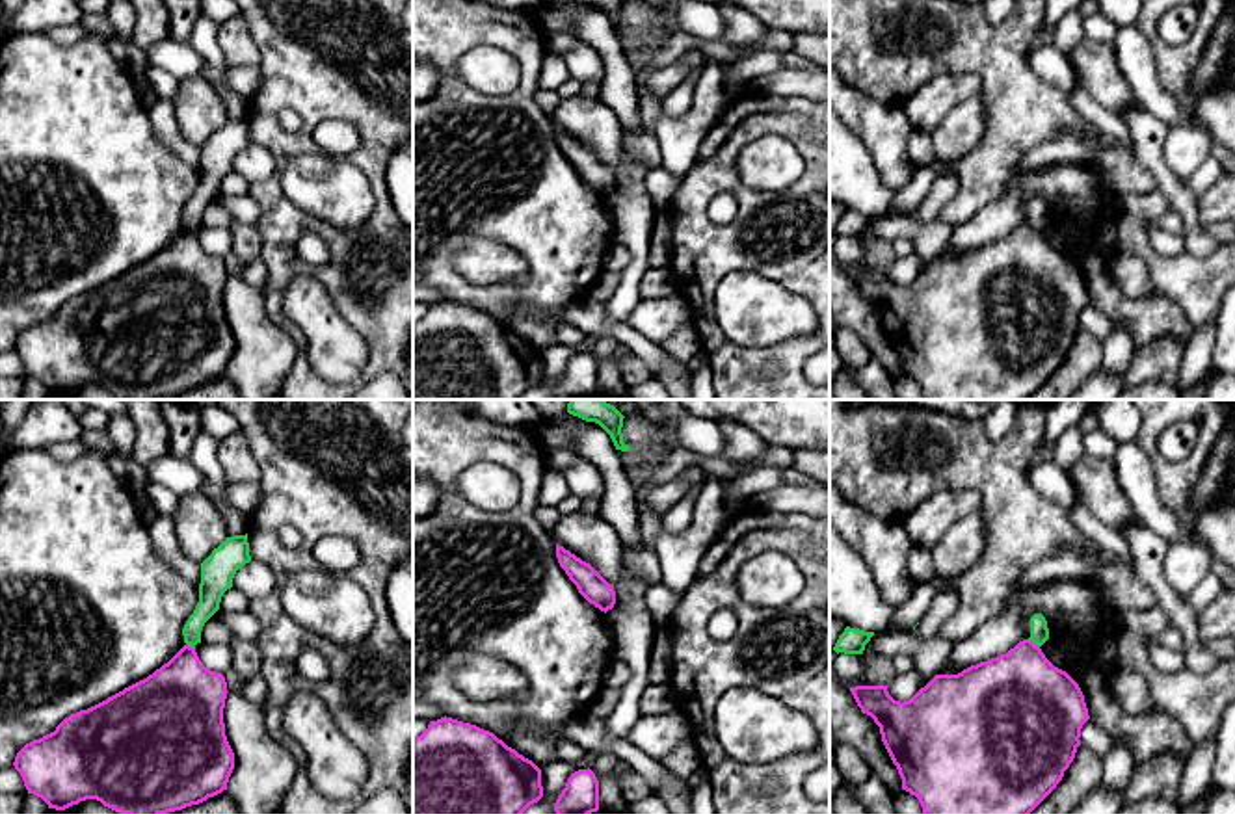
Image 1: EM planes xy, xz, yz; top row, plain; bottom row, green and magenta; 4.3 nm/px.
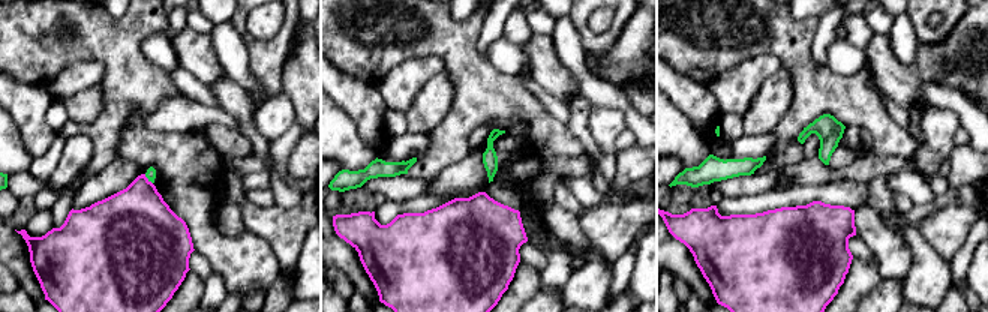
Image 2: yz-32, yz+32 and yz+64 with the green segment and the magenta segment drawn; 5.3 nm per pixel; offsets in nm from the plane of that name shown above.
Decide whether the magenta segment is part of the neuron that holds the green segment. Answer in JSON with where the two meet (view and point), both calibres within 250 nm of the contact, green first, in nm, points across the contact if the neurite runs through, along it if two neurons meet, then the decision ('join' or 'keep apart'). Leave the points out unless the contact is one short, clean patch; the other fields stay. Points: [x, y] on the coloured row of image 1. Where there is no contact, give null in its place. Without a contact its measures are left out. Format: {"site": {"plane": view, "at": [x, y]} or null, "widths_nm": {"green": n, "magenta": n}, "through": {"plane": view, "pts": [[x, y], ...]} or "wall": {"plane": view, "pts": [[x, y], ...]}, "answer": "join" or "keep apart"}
{"site": {"plane": "yz", "at": [1035, 643]}, "widths_nm": {"green": 80, "magenta": 420}, "wall": {"plane": "yz", "pts": [[1029, 638], [1038, 647]]}, "answer": "keep apart"}

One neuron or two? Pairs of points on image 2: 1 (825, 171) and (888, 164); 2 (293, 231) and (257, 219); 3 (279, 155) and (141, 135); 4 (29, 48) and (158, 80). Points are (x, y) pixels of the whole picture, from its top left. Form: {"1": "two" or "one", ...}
{"1": "one", "2": "one", "3": "two", "4": "one"}

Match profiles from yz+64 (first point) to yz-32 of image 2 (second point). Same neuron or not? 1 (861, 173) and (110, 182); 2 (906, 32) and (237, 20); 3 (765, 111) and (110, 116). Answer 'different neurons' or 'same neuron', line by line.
1: same neuron
2: different neurons
3: different neurons

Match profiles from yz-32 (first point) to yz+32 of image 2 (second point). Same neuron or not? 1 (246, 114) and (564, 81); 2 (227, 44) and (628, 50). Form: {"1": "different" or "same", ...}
{"1": "different", "2": "different"}

